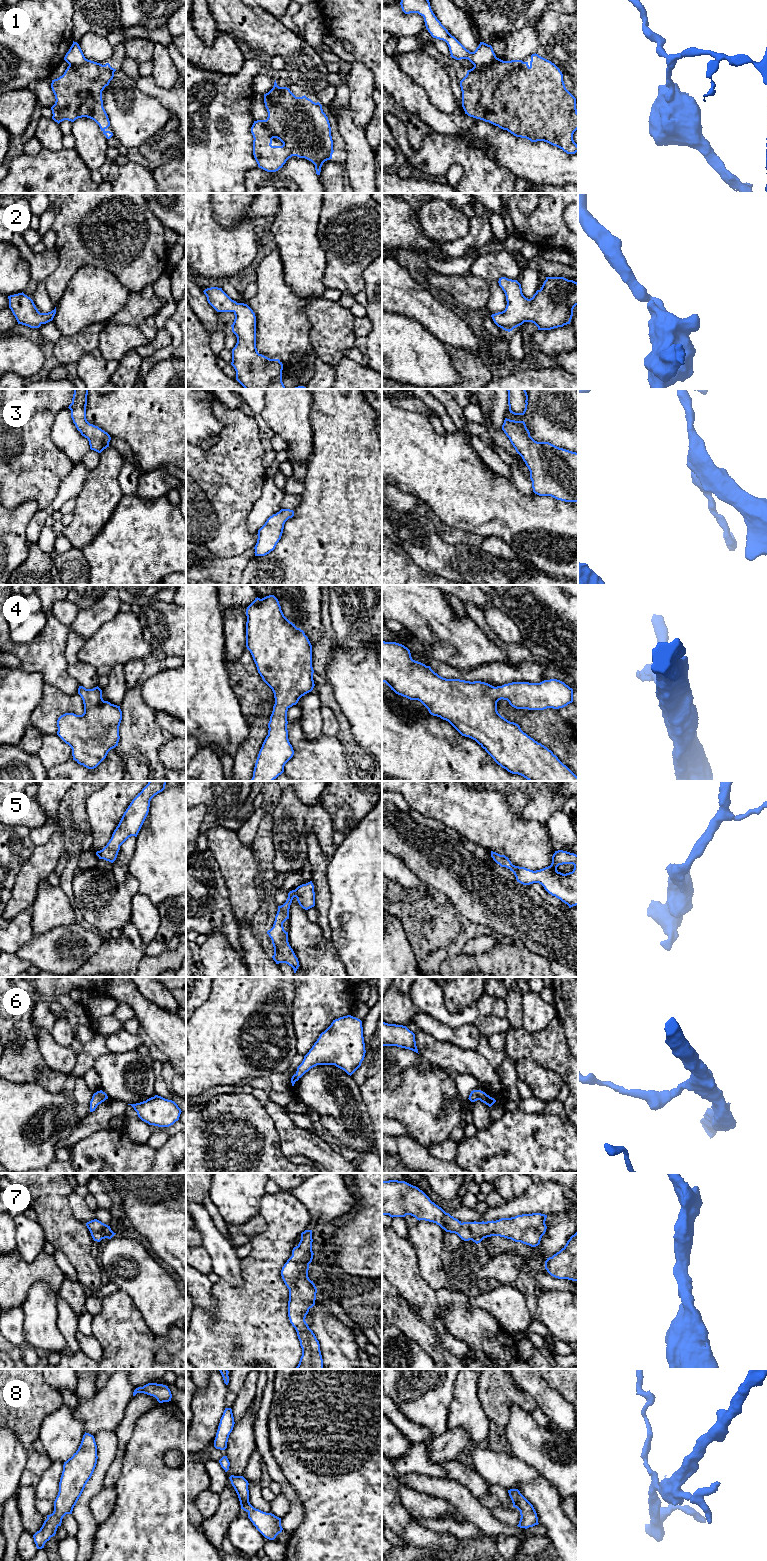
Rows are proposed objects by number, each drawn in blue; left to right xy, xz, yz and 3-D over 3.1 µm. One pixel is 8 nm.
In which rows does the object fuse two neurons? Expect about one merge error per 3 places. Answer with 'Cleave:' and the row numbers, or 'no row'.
Cleave: 1

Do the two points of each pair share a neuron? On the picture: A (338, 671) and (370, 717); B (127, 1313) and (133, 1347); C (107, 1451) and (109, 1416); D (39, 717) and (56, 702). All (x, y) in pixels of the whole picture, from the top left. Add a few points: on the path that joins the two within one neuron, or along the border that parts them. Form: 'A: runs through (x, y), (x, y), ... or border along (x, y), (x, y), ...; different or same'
A: runs through (349, 682), (370, 703), (370, 706); same
B: runs through (127, 1321), (127, 1339); same
C: border along (114, 1430), (100, 1430), (93, 1435); different
D: runs through (43, 715), (52, 706); same

